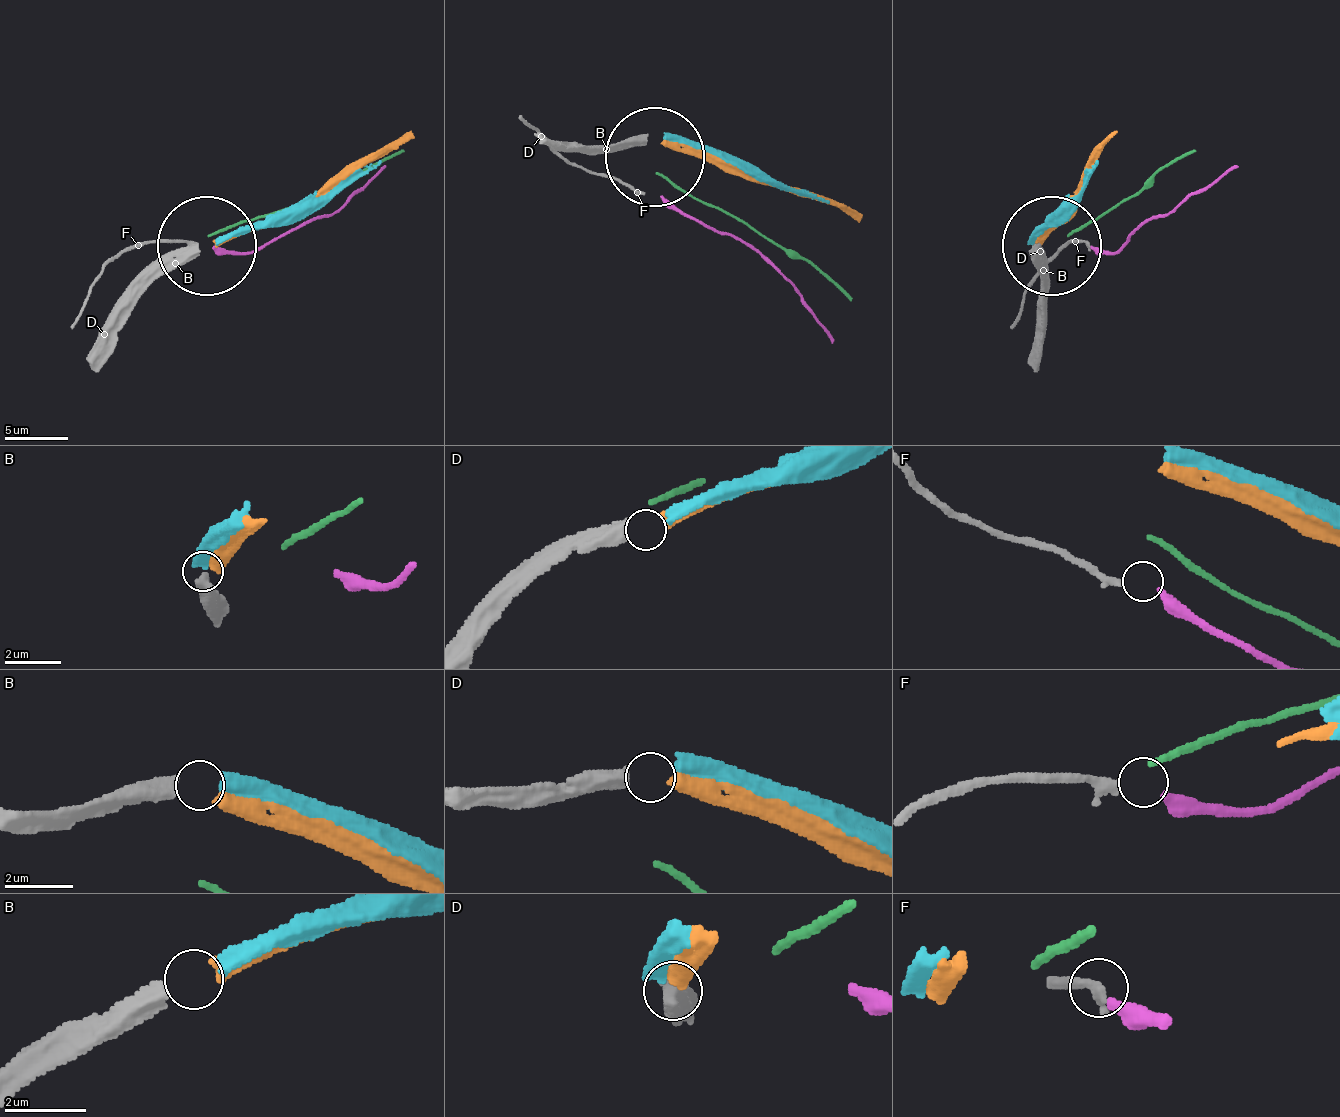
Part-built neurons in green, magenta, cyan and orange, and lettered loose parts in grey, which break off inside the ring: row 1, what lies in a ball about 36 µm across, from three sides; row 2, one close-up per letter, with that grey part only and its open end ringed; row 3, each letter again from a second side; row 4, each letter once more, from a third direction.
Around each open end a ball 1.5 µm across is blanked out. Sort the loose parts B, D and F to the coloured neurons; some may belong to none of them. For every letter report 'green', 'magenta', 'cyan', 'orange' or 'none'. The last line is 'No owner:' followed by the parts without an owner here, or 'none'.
B: cyan
D: orange
F: none
No owner: F

